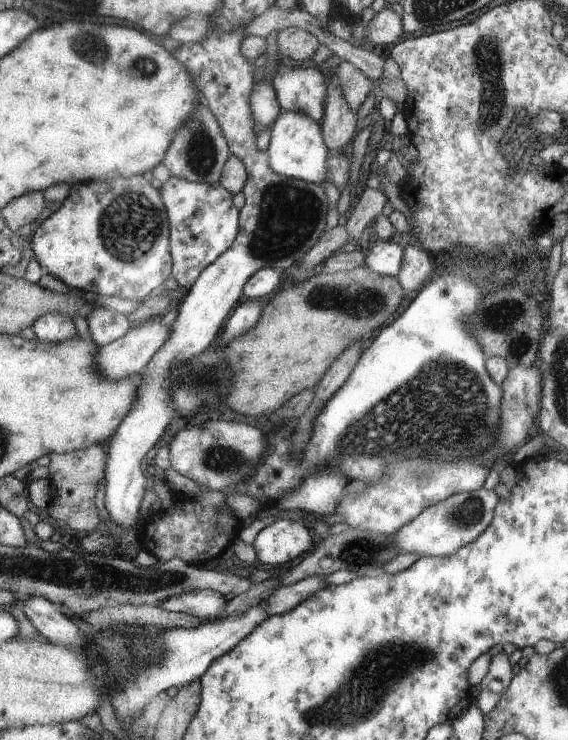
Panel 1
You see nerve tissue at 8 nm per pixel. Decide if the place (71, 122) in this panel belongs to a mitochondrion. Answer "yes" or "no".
no

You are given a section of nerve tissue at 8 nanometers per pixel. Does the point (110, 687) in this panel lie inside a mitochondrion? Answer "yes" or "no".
no

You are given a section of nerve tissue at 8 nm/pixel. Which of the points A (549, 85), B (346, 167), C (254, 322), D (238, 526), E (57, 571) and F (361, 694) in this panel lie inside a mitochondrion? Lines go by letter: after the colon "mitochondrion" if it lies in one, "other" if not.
A: other
B: other
C: other
D: other
E: mitochondrion
F: mitochondrion

